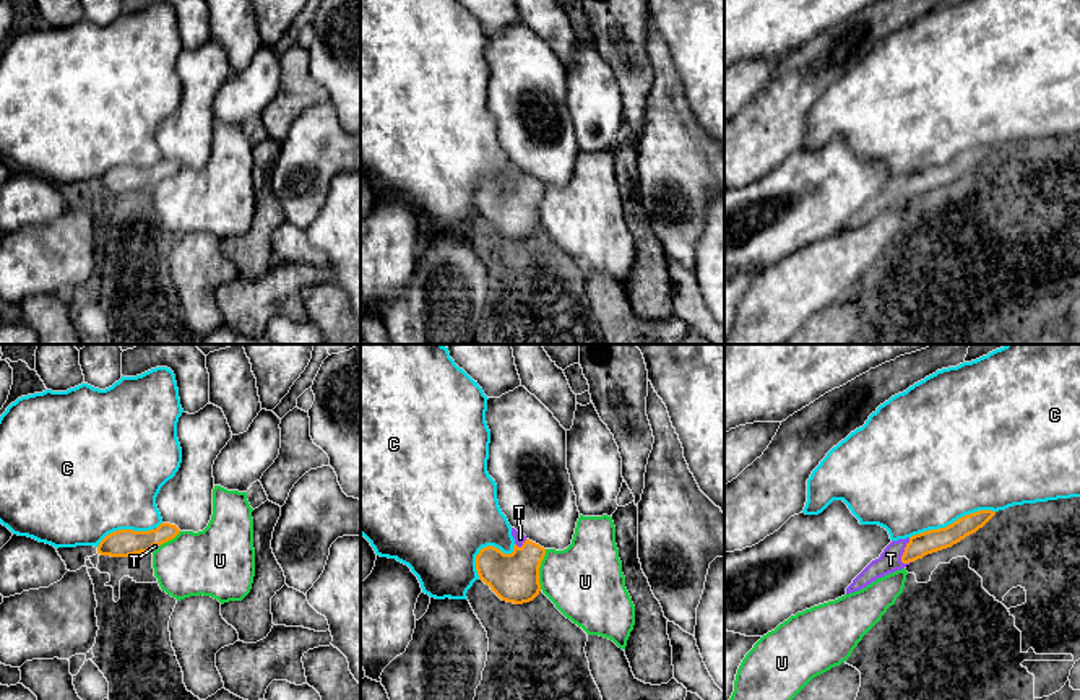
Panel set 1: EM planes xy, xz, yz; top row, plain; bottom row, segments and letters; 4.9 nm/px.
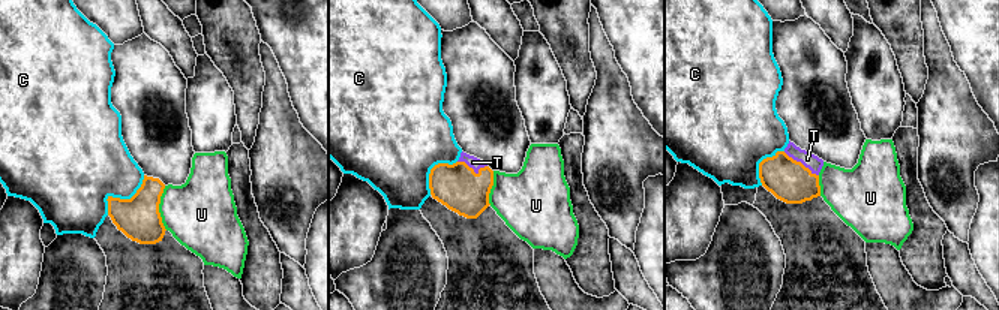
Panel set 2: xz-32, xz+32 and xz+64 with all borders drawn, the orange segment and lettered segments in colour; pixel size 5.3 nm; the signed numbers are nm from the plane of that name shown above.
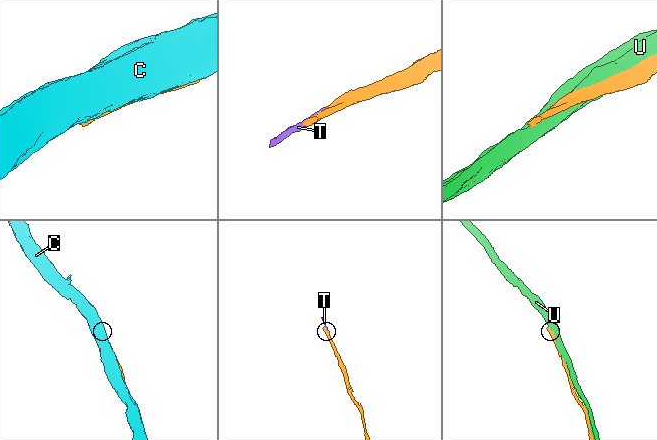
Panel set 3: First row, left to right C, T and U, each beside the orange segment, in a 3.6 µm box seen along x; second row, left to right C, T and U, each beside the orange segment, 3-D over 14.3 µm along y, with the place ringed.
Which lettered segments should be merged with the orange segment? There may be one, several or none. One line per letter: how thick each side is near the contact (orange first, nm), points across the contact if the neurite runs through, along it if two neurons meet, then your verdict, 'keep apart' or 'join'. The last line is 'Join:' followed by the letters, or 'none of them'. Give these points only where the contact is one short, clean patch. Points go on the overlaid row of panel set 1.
C: 120 nm thick on the orange side, 500 nm on the other; keep apart
T: 120 nm thick on the orange side, 110 nm on the other; join
U: 240 nm thick on the orange side, 380 nm on the other; keep apart
Join: T

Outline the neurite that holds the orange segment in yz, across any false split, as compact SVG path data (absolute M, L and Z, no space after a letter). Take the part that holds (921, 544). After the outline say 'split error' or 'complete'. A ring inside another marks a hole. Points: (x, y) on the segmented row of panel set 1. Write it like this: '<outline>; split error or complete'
M979 510L965 515L952 525L939 529L929 529L906 539L892 541L879 559L872 560L846 588L846 594L859 591L888 573L905 568L911 562L927 554L952 547L966 536L983 528L996 512Z; split error

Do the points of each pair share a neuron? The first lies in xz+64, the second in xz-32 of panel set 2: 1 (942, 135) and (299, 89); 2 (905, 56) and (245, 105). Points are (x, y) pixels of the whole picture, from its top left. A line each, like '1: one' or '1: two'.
1: two
2: one

